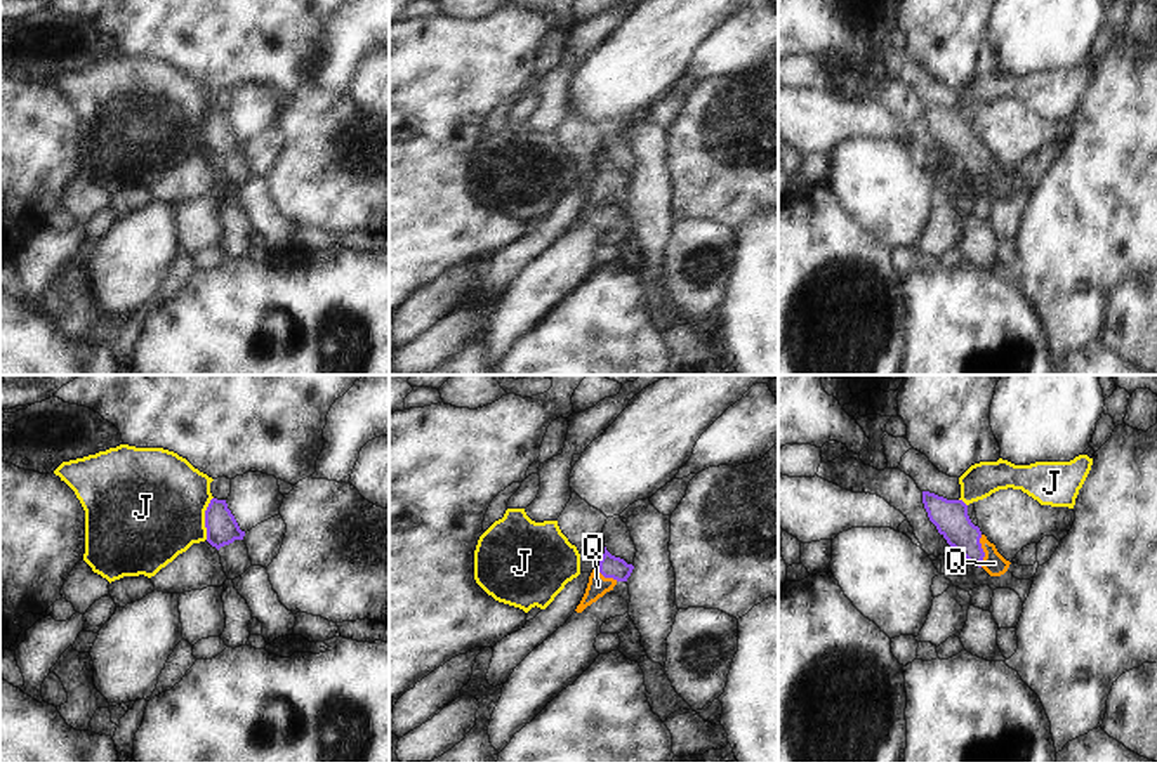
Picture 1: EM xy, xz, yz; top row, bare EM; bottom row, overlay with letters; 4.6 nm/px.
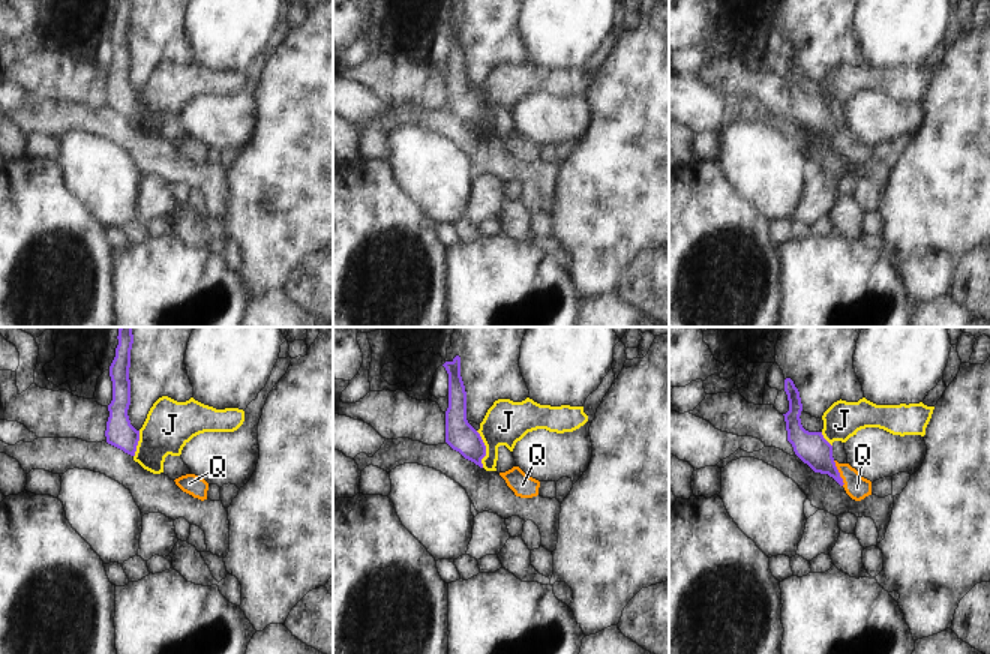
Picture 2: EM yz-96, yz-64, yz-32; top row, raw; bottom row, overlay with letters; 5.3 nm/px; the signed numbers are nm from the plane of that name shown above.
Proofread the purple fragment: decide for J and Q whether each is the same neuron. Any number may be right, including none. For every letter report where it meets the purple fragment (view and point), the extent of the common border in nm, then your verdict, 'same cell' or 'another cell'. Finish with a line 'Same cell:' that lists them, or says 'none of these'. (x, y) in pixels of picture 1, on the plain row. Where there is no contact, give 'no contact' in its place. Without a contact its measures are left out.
J: meets purple in xy at (205, 129); contact 200 nm long; another cell
Q: meets purple in yz at (982, 162); contact 150 nm long; same cell
Same cell: Q

